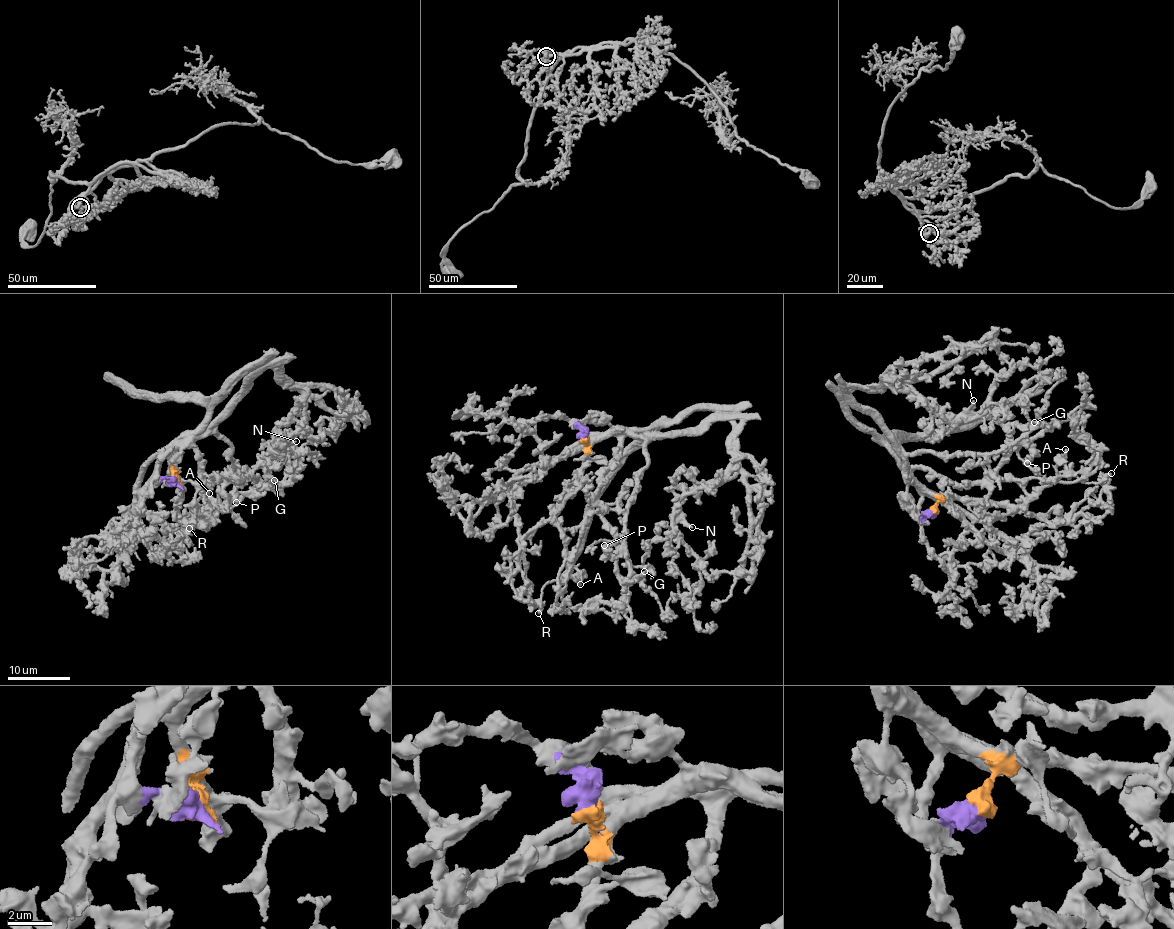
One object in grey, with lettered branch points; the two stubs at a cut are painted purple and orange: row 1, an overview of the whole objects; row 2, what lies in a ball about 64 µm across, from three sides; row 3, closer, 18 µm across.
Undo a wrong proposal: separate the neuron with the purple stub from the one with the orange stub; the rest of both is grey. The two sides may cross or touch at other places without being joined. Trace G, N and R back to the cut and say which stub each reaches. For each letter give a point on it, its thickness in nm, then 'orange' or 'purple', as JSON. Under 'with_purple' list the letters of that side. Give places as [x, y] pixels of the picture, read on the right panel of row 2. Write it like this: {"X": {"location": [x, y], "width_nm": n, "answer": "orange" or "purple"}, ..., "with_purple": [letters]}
{"G": {"location": [1034, 422], "width_nm": 500, "answer": "orange"}, "N": {"location": [973, 400], "width_nm": 280, "answer": "orange"}, "R": {"location": [1111, 473], "width_nm": 280, "answer": "orange"}, "with_purple": []}

